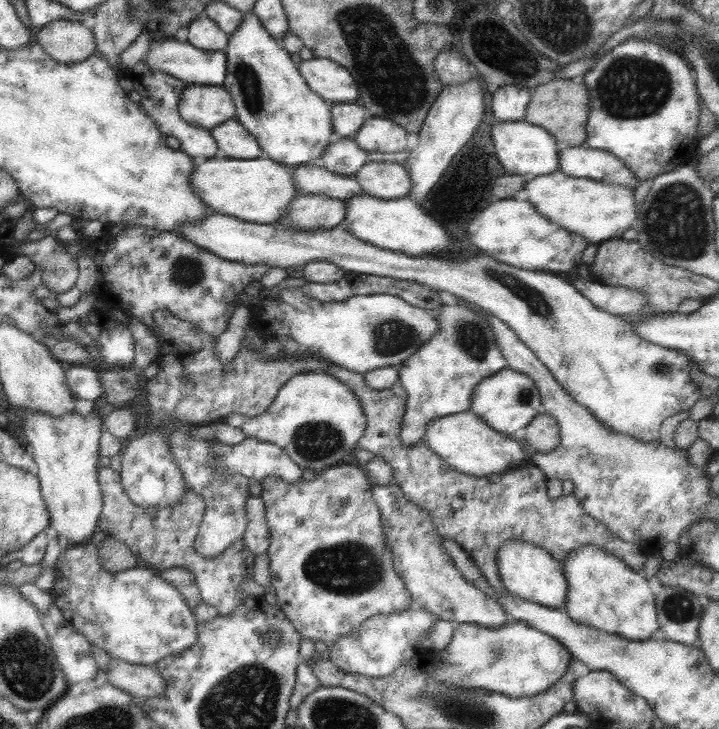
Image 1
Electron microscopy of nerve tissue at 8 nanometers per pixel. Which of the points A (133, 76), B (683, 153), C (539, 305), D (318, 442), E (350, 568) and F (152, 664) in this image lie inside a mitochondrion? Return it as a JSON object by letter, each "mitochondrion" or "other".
{"A":"other","B":"other","C":"mitochondrion","D":"mitochondrion","E":"mitochondrion","F":"other"}

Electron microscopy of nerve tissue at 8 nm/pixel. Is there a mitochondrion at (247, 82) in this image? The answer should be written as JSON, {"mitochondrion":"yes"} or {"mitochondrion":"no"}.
{"mitochondrion":"yes"}

